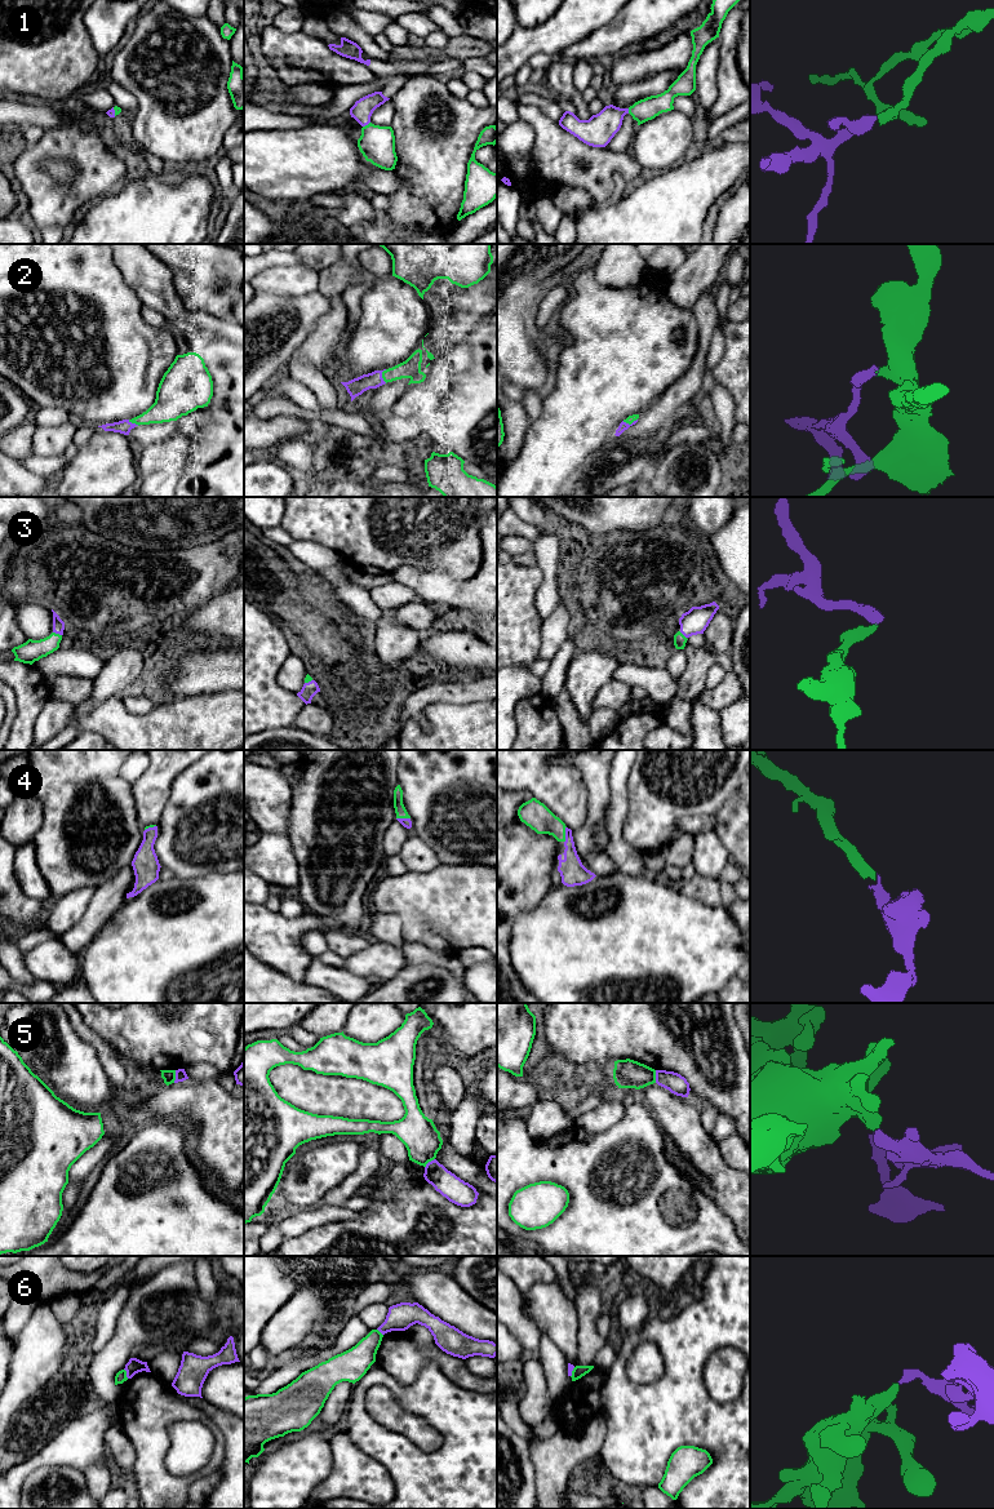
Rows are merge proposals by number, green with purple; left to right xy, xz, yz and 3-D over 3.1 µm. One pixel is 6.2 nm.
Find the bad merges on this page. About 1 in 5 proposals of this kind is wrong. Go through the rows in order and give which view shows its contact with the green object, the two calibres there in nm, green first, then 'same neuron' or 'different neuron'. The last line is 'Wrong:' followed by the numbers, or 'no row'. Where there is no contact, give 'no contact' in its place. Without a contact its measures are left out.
1: contact in xz; calibres 220 and 130 nm; same neuron
2: contact in xz; calibres 120 and 110 nm; same neuron
3: contact in xy; calibres 140 and 80 nm; same neuron
4: contact in yz; calibres 170 and 160 nm; same neuron
5: contact in xy; calibres 80 and 70 nm; different neuron
6: contact in xy; calibres 70 and 90 nm; different neuron
Wrong: 5, 6

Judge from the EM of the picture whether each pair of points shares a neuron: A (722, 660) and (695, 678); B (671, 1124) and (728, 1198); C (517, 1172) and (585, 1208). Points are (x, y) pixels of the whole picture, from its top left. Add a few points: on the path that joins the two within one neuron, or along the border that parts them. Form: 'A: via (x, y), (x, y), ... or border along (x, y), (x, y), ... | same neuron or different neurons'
A: via (714, 660), (710, 660), (700, 670) | same neuron
B: via (689, 1143), (724, 1180) | same neuron
C: via (536, 1171), (559, 1171), (577, 1189) | same neuron

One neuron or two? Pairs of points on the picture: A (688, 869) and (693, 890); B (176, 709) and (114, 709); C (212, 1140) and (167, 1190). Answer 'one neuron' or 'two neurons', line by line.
A: two neurons
B: one neuron
C: two neurons

